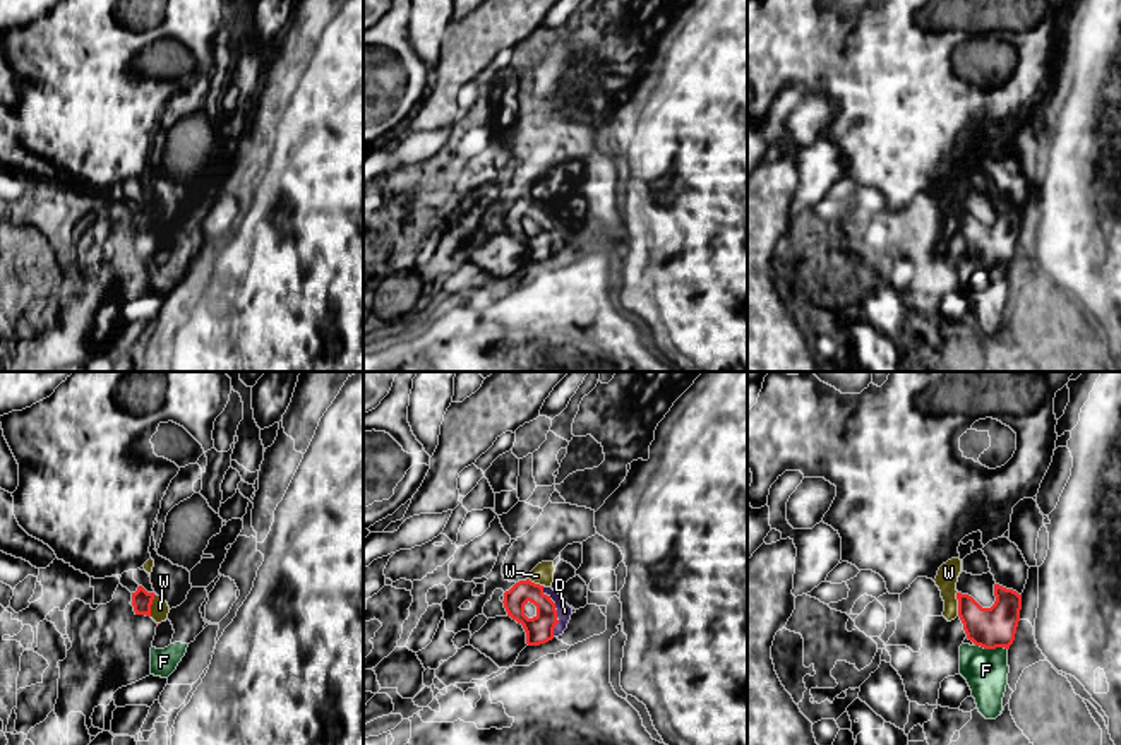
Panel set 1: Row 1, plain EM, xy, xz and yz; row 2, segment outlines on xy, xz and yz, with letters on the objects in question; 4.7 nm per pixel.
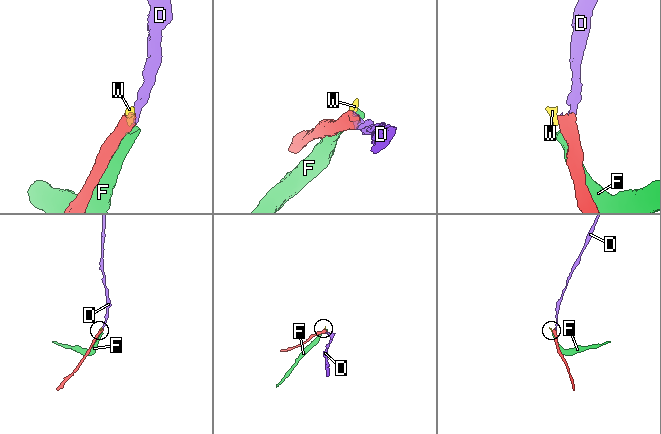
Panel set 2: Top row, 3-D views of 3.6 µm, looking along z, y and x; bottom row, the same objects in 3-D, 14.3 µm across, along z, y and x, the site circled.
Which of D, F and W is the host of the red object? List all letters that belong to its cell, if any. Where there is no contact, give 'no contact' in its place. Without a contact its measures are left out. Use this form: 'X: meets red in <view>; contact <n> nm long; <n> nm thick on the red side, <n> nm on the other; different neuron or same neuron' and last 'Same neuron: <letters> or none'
D: meets red in xz; contact 240 nm long; 130 nm thick on the red side, 70 nm on the other; same neuron
F: meets red in yz; contact 150 nm long; 190 nm thick on the red side, 200 nm on the other; different neuron
W: meets red in yz; contact 120 nm long; 190 nm thick on the red side, 100 nm on the other; different neuron
Same neuron: D

